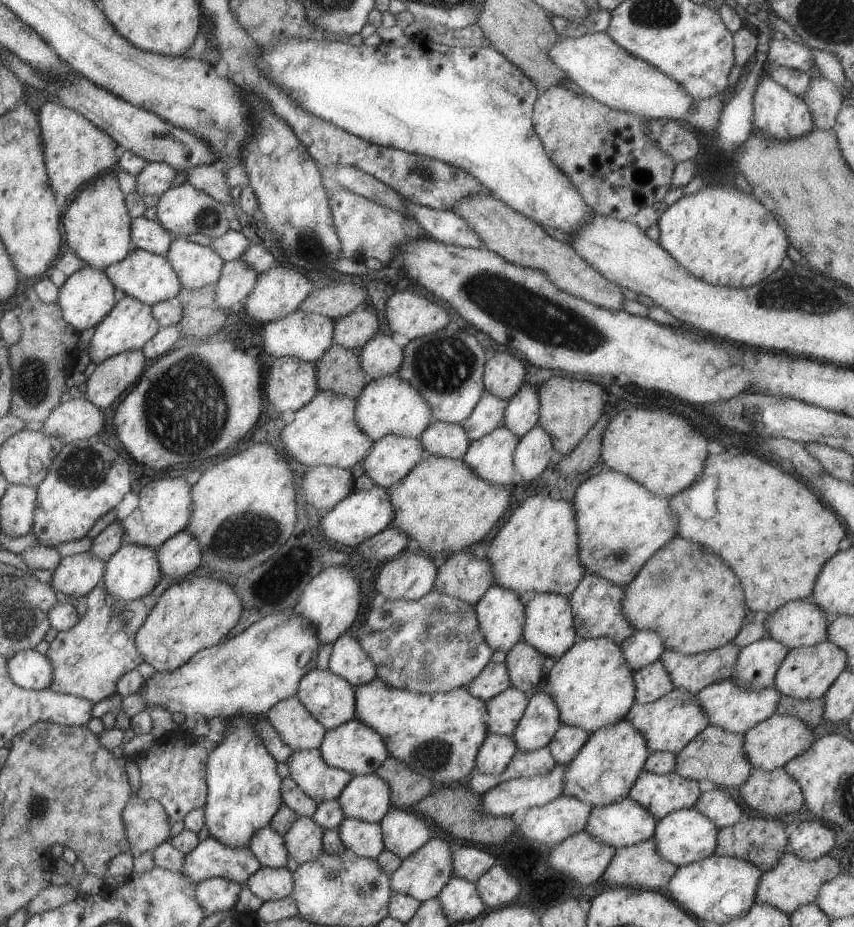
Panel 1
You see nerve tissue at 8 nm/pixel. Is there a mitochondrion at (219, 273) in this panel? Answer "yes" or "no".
no

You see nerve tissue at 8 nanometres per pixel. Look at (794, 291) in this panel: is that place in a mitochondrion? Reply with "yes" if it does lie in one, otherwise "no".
yes

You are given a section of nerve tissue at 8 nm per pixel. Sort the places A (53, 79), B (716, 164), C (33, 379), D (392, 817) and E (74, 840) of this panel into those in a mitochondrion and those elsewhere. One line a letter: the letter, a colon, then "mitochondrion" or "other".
A: other
B: other
C: mitochondrion
D: other
E: other

